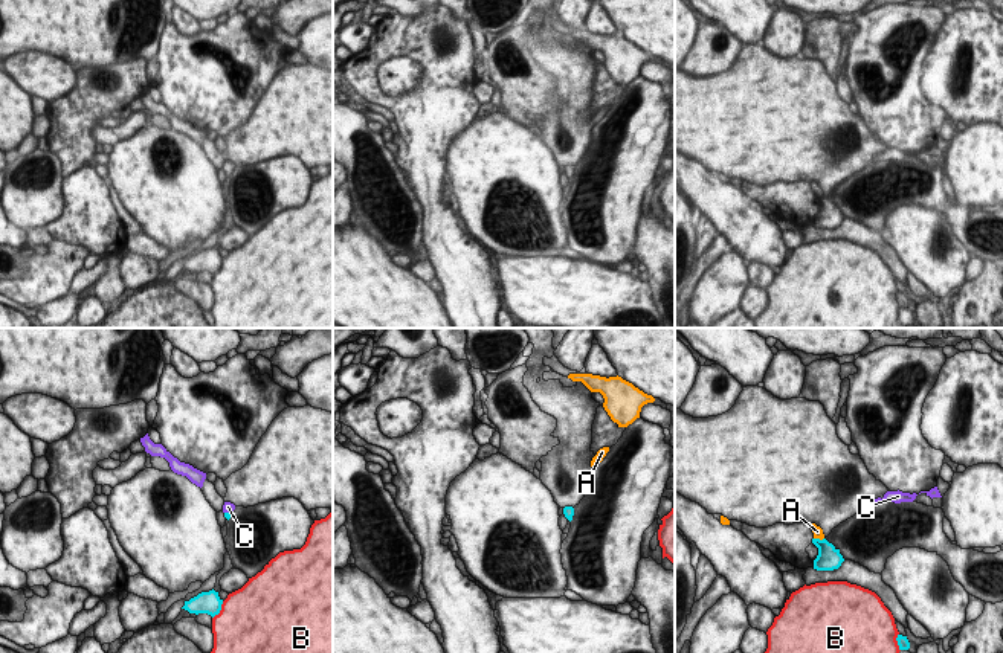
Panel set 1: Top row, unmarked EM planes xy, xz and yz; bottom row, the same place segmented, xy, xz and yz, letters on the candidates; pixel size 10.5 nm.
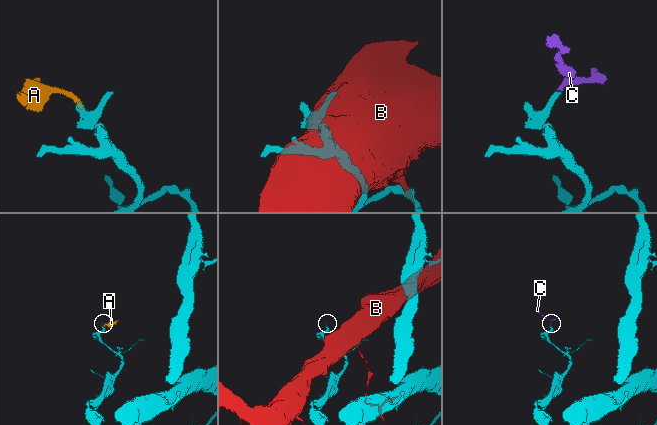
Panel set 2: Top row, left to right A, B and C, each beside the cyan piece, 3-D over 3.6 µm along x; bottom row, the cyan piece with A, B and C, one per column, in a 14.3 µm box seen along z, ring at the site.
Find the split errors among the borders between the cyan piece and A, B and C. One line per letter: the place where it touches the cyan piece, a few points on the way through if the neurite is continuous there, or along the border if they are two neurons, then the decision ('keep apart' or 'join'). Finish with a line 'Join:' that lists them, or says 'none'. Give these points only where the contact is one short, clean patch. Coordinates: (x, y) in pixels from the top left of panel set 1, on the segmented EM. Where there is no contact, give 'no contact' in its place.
A: contact yz (819, 539); border yz (814, 537), (823, 539); keep apart
B: contact xy (219, 611); keep apart
C: contact xy (228, 513); join
Join: C

